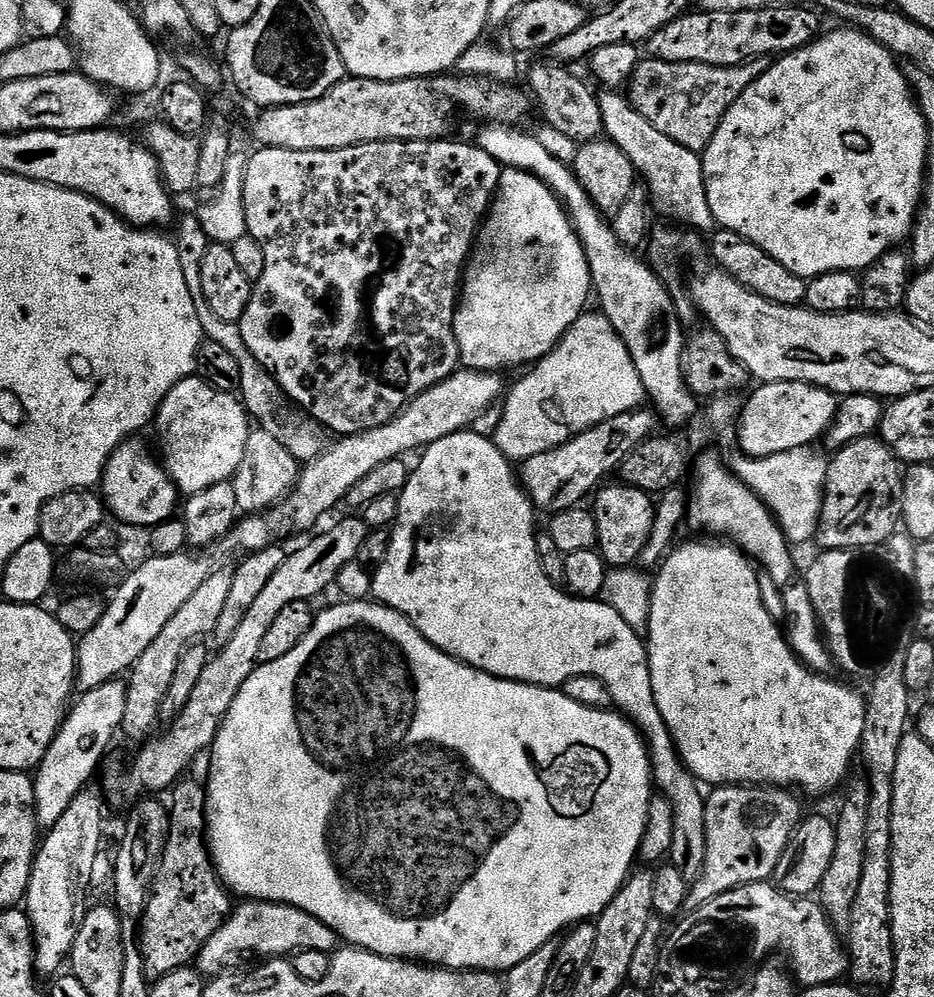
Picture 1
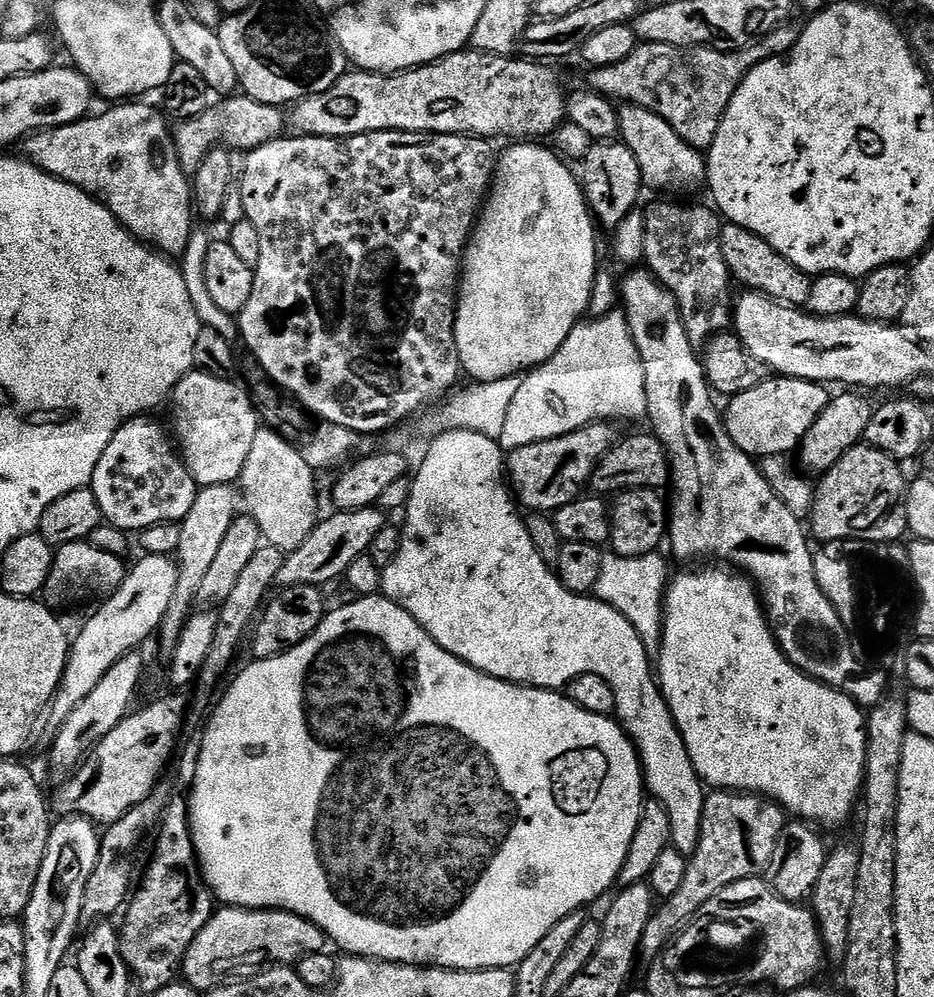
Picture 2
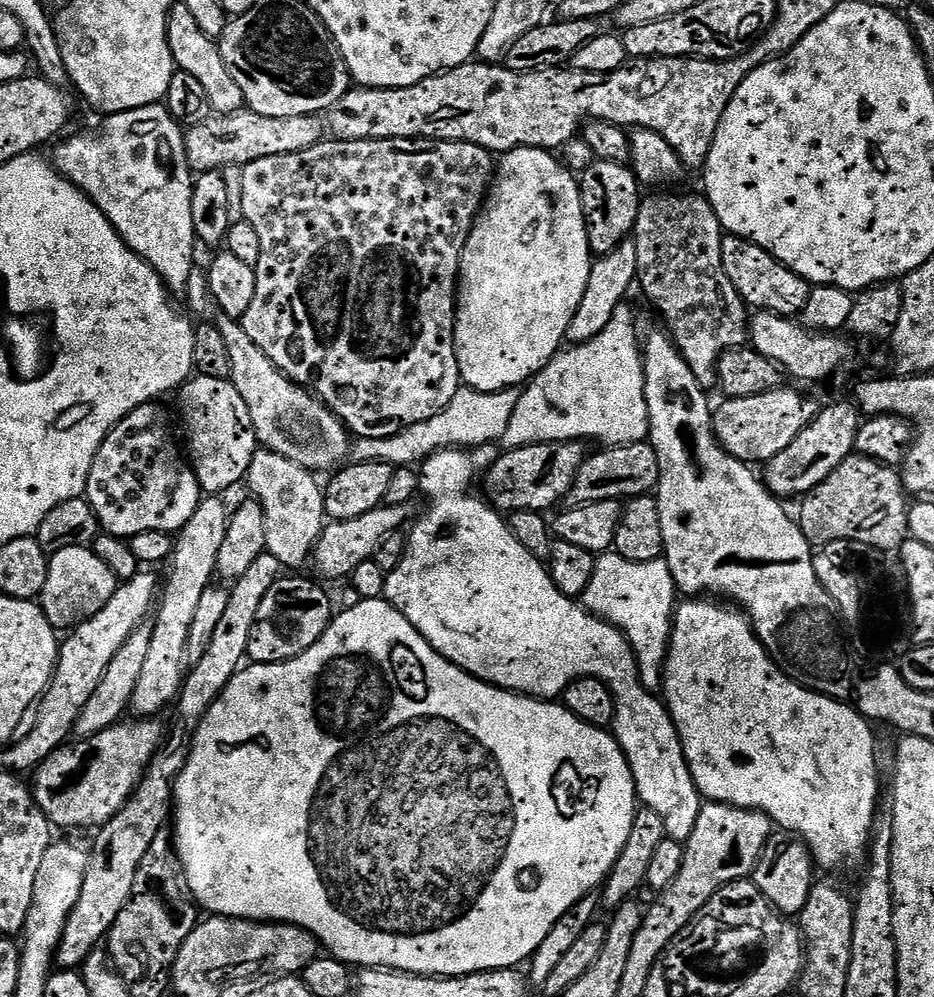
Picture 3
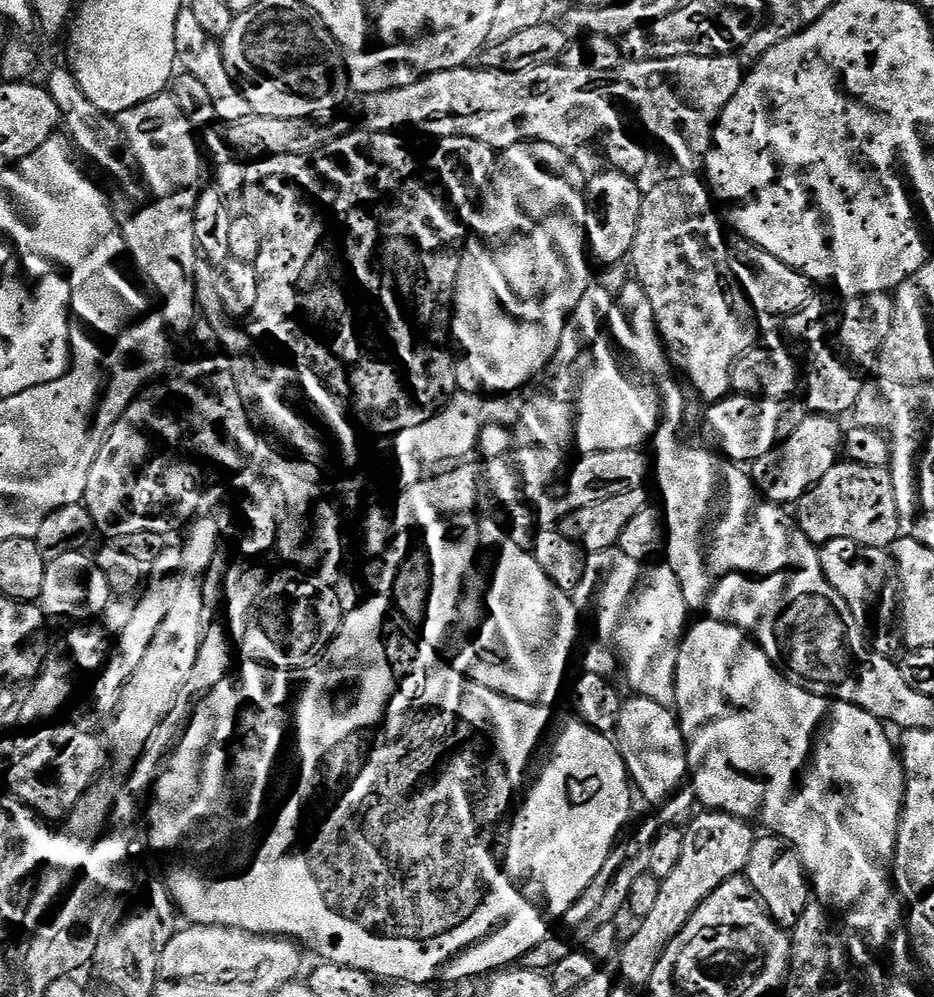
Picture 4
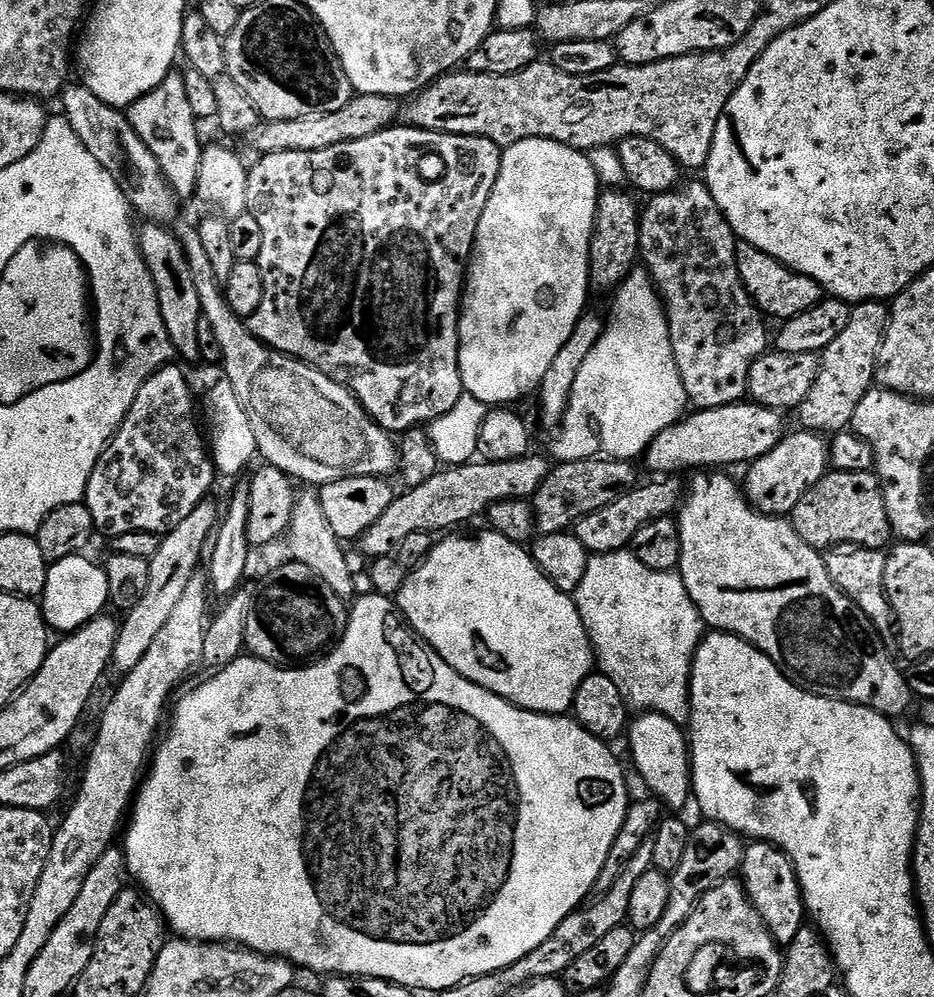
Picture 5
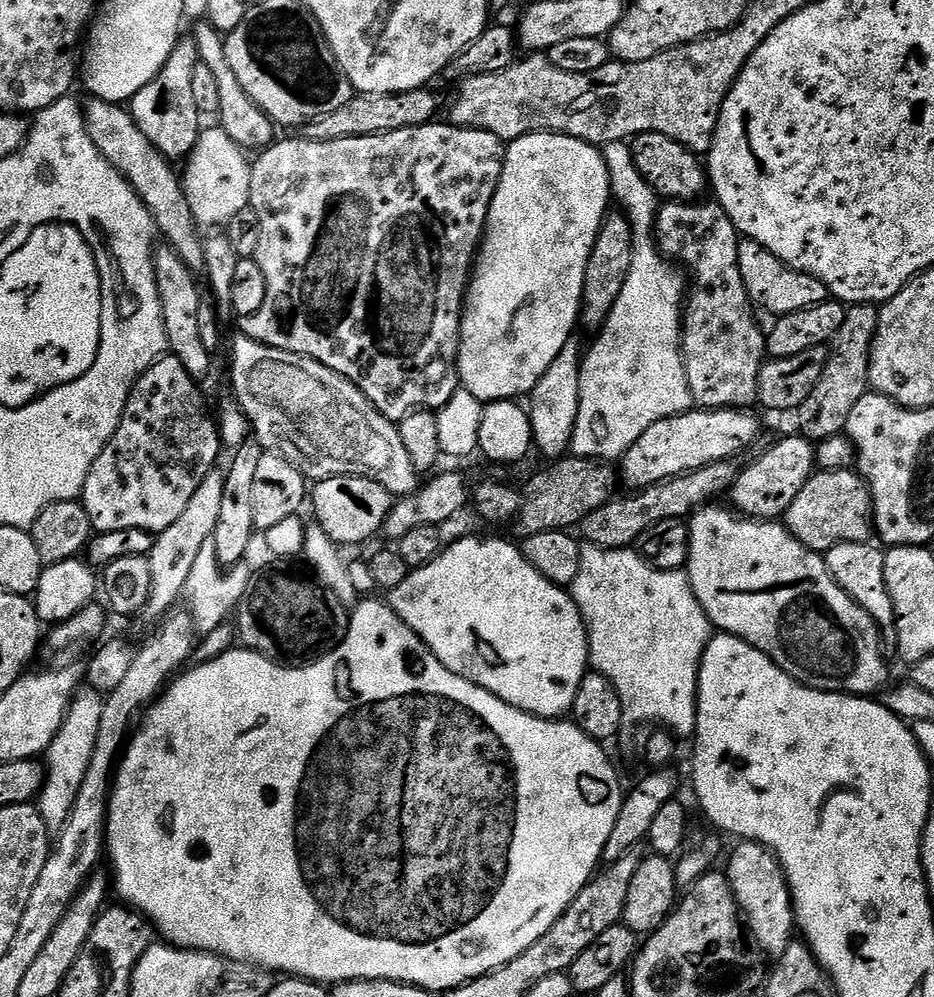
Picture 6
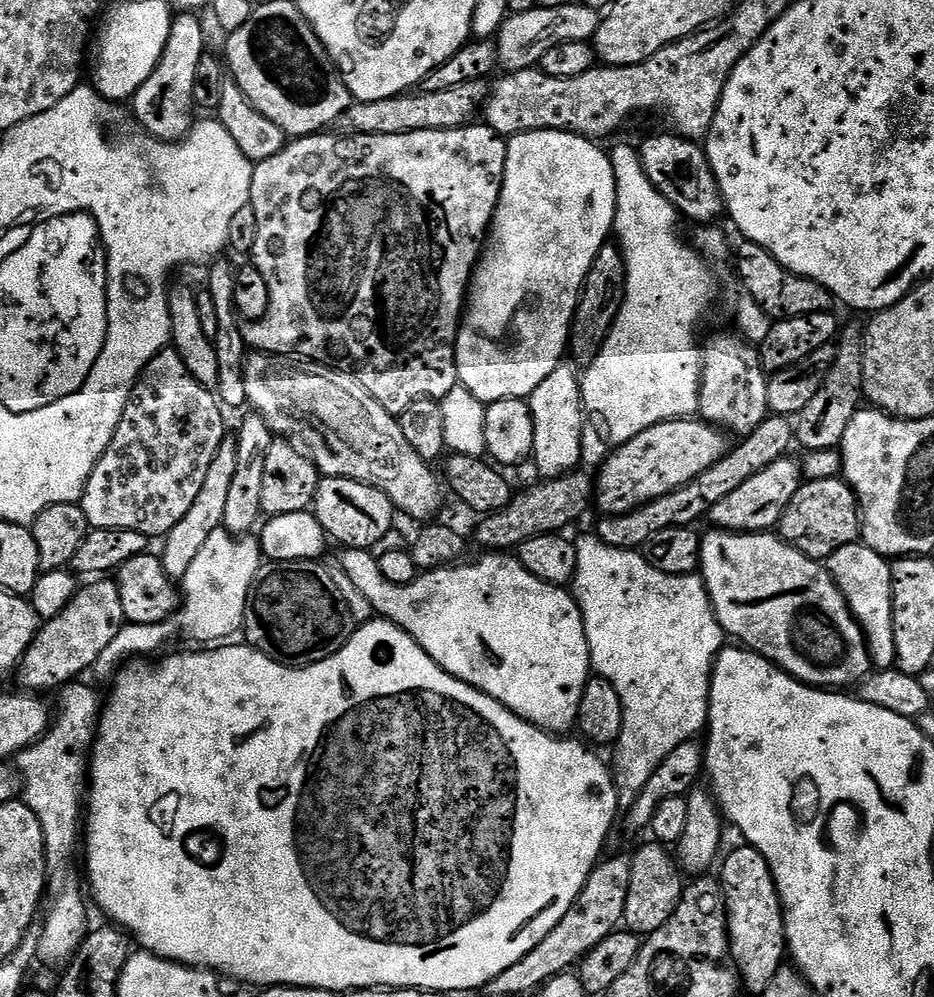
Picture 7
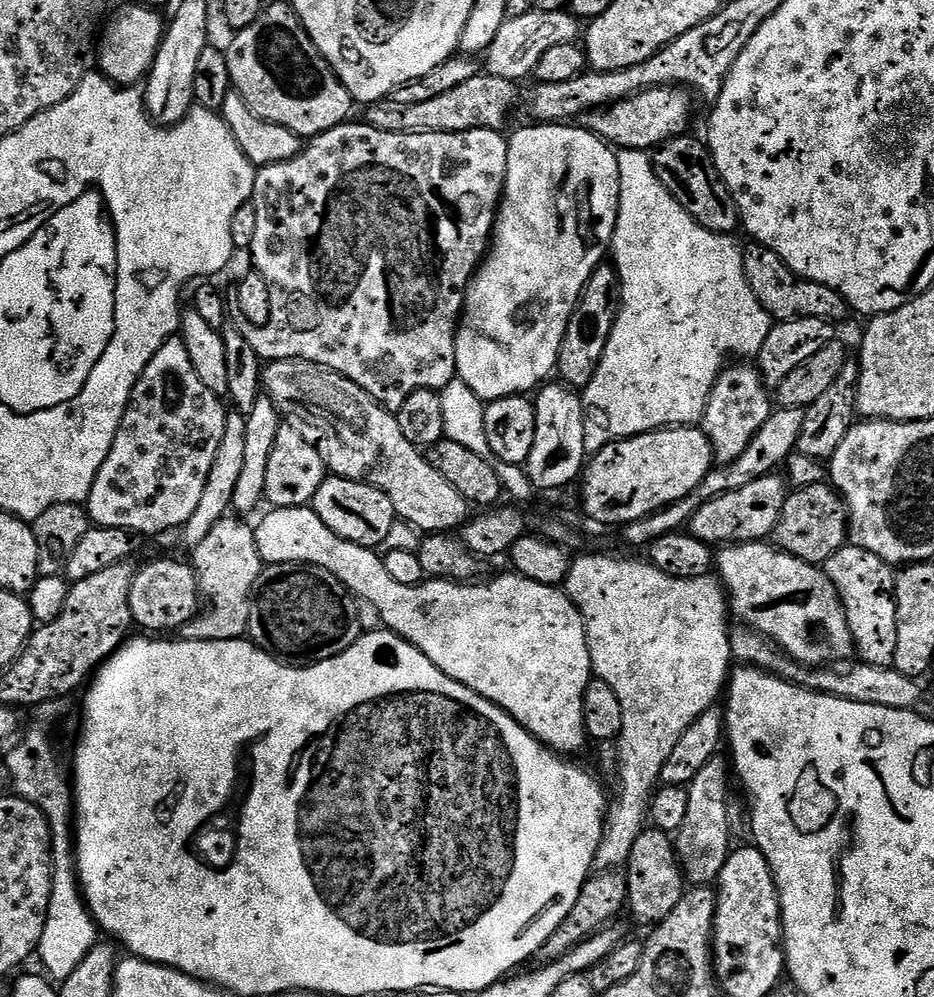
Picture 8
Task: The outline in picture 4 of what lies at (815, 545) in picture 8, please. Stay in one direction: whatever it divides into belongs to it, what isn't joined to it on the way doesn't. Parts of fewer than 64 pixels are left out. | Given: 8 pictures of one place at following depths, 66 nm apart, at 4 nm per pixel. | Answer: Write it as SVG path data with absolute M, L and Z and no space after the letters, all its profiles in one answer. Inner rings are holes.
M838 462L832 467L826 478L819 480L795 505L794 519L806 538L817 546L834 542L834 538L850 538L862 546L888 550L902 535L891 471L851 462Z

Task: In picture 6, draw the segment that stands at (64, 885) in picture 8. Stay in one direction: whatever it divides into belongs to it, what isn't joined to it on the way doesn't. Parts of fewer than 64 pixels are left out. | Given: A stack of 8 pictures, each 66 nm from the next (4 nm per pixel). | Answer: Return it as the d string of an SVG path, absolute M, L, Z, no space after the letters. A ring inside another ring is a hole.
M87 686L76 691L76 697L62 722L62 730L54 734L54 742L50 742L50 746L44 751L42 763L46 779L44 789L40 791L34 806L40 811L42 822L46 822L49 830L64 828L74 810L74 802L78 802L78 790L82 790L90 758L94 758L94 742L98 742L98 726L102 723L105 699L105 693Z

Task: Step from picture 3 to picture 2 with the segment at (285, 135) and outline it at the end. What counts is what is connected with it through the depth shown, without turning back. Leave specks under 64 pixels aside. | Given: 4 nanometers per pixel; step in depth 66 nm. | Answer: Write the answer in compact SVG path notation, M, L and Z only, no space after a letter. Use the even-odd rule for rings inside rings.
M236 94L220 102L217 108L216 105L208 107L198 118L183 121L177 127L180 129L175 129L174 143L184 175L189 178L195 176L198 166L202 166L202 162L213 148L221 147L236 154L247 154L271 143L283 133L280 131L283 130L284 124L286 128L286 116L280 112L283 111L279 107L257 104L250 96Z

